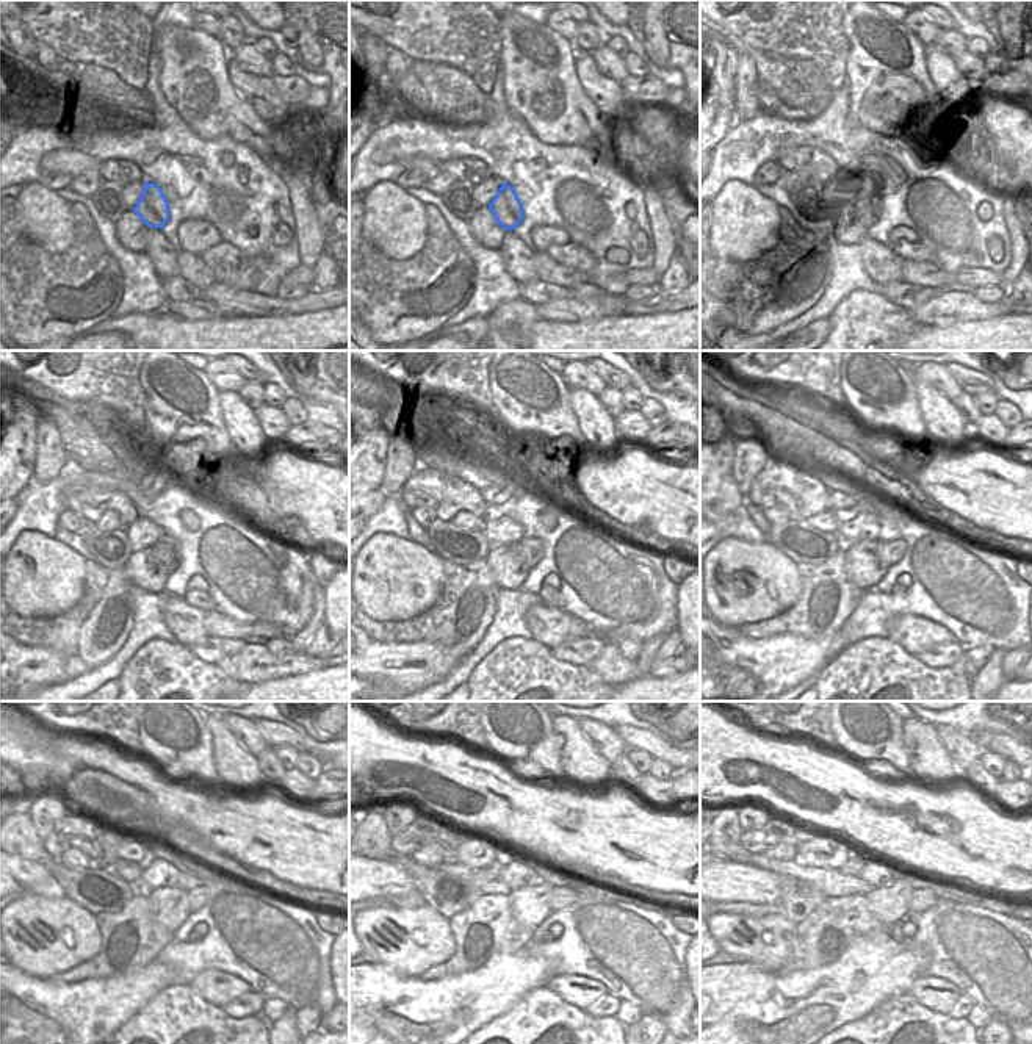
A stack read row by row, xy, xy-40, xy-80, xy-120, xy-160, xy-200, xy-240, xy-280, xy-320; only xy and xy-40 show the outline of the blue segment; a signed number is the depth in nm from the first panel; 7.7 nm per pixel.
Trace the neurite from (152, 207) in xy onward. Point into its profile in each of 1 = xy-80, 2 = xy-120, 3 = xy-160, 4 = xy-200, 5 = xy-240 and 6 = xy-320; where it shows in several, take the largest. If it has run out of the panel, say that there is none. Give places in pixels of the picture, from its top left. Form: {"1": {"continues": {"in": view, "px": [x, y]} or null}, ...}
{"1": {"continues": {"in": "xy-80", "px": [860, 202]}}, "2": {"continues": {"in": "xy-120", "px": [165, 551]}}, "3": {"continues": {"in": "xy-160", "px": [533, 550]}}, "4": {"continues": {"in": "xy-200", "px": [890, 553]}}, "5": {"continues": {"in": "xy-240", "px": [198, 897]}}, "6": {"continues": {"in": "xy-320", "px": [921, 899]}}}

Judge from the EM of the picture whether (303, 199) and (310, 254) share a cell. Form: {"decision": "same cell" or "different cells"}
{"decision": "same cell"}

